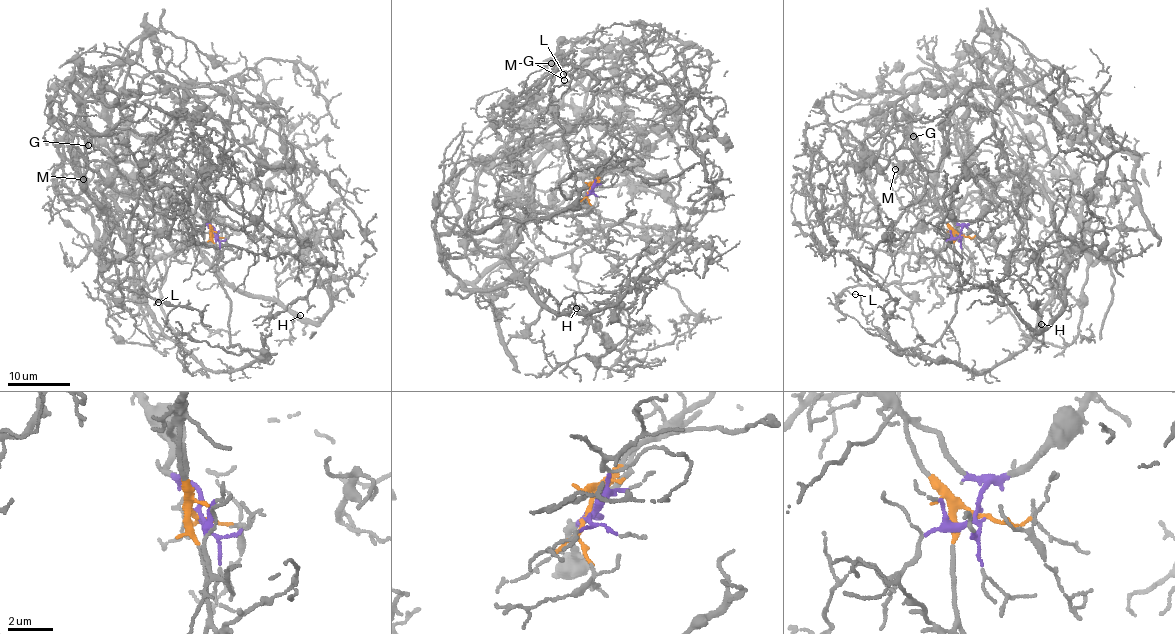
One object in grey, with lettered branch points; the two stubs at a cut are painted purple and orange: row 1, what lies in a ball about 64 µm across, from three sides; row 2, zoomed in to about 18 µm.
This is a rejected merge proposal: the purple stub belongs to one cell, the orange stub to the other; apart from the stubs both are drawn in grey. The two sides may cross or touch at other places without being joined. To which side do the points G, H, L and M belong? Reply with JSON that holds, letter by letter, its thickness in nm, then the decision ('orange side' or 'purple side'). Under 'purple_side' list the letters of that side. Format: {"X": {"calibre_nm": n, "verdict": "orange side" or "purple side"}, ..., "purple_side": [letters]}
{"G": {"calibre_nm": 110, "verdict": "orange side"}, "H": {"calibre_nm": 100, "verdict": "purple side"}, "L": {"calibre_nm": 90, "verdict": "purple side"}, "M": {"calibre_nm": 150, "verdict": "orange side"}, "purple_side": ["H", "L"]}

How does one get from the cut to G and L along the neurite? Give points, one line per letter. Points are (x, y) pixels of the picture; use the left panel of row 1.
G: (213, 234), (208, 219), (207, 153), (195, 144), (115, 128), (105, 135), (88, 135), (84, 141), (89, 146)
L: (213, 234), (189, 175), (121, 173), (102, 180), (100, 190), (119, 212), (106, 236), (101, 272), (158, 302)

